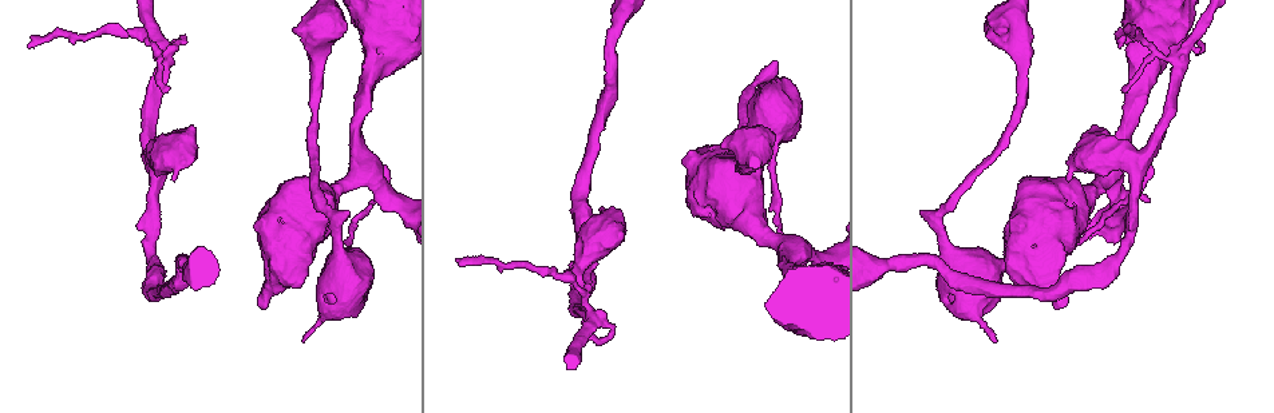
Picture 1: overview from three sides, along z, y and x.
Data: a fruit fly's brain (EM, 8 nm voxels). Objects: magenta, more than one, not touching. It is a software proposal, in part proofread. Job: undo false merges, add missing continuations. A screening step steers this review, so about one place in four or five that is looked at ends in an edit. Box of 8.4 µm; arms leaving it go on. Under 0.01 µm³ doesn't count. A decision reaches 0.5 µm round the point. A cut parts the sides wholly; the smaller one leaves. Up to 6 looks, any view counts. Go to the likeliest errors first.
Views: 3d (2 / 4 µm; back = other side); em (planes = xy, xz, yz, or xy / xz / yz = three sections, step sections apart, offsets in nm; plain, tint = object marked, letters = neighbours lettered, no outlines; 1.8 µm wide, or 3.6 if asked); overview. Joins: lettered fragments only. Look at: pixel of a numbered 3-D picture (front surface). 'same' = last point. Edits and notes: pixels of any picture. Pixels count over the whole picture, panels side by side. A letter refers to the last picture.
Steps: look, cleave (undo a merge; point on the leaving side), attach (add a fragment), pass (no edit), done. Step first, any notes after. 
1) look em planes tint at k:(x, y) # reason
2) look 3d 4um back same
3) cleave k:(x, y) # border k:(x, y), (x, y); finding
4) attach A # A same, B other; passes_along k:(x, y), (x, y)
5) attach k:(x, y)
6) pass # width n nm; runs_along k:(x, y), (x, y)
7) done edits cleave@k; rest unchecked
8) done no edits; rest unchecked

look 3d 2um at 1:(592, 319) # three-way junction

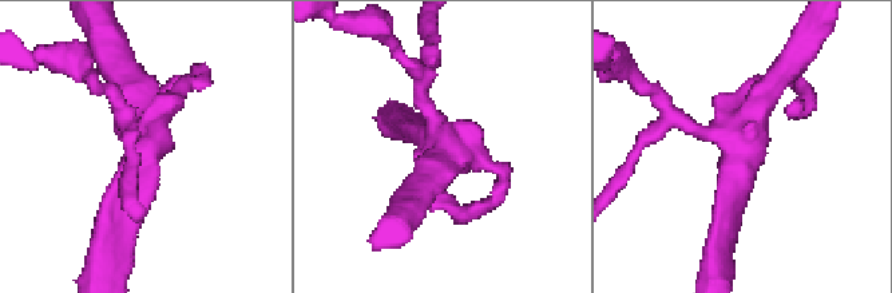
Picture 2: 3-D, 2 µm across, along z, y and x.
look em planes plain at 2:(436, 142) # now the EM

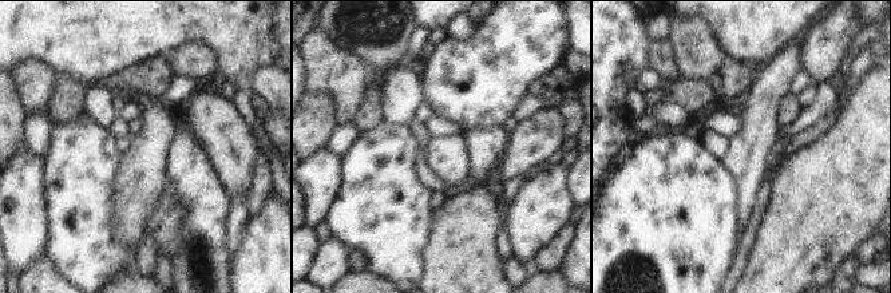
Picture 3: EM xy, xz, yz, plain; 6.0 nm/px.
look em planes letters same

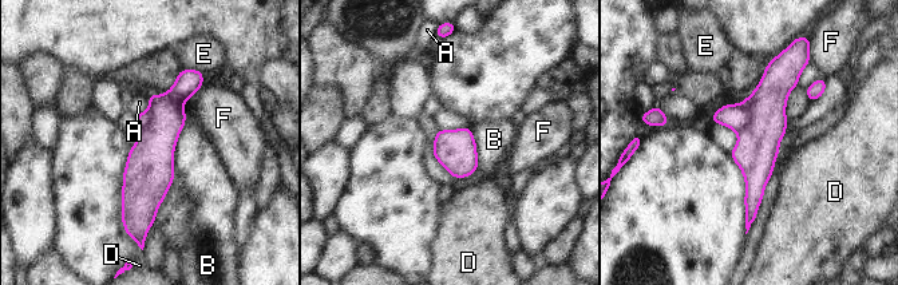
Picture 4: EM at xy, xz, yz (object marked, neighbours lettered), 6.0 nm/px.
cleave 4:(735, 117) # A other, B other, D other, E other, F other; border 4:(743, 102), (747, 123), (738, 133); two cells meet here

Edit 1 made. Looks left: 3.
look em planes letters at 1:(304, 342)

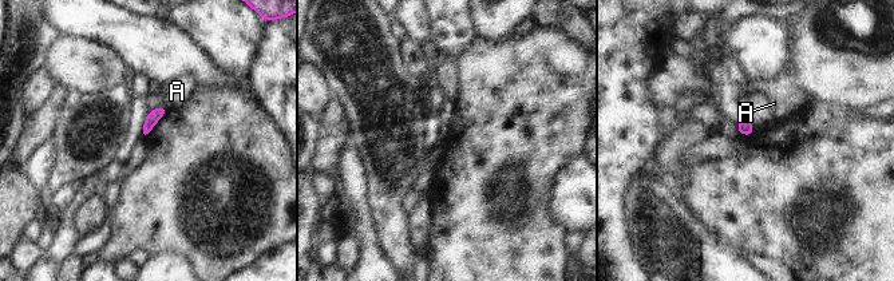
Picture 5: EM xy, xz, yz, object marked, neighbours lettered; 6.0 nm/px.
pass # longest_contact A 50 nm; A other; border 5:(161, 106), (167, 110); none of them fits

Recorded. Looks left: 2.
done edits cleave@4; rest unchecked

